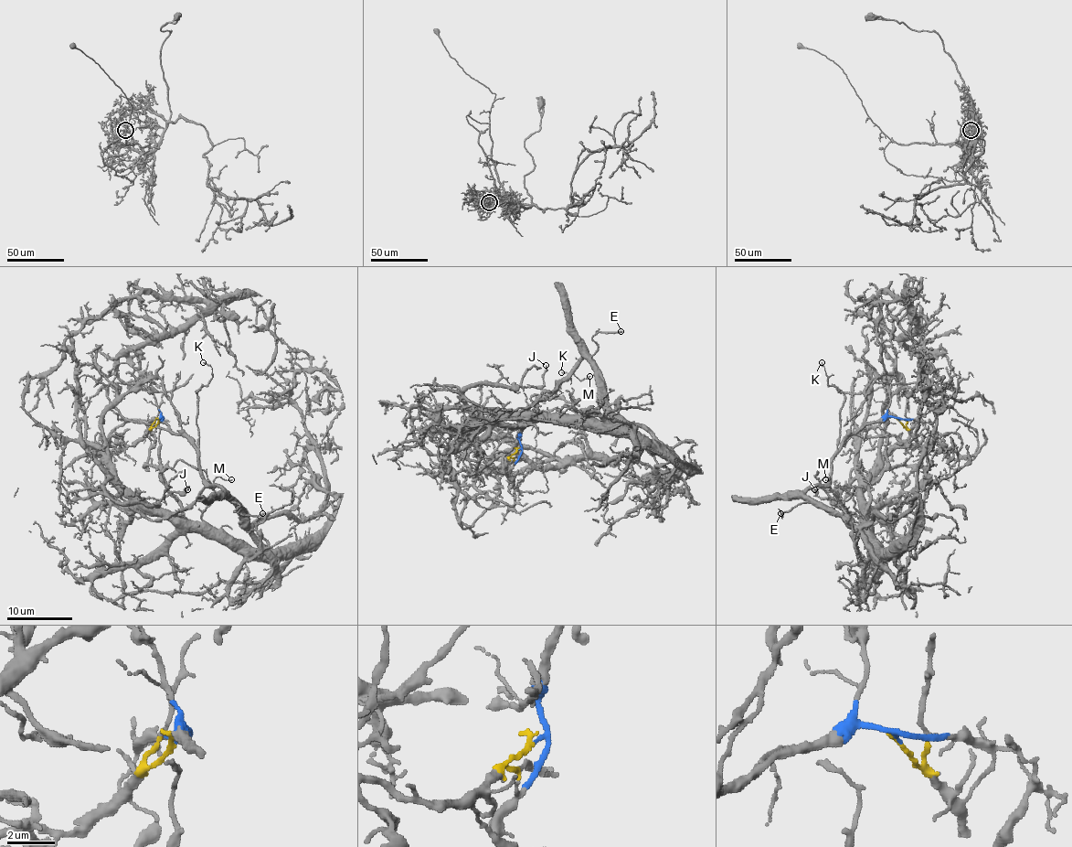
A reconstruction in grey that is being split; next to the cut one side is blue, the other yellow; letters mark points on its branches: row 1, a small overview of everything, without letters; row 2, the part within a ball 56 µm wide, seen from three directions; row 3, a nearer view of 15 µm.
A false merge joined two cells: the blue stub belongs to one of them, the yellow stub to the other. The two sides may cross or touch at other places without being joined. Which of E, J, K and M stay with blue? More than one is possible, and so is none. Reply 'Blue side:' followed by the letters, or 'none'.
Blue side: E, K, M

